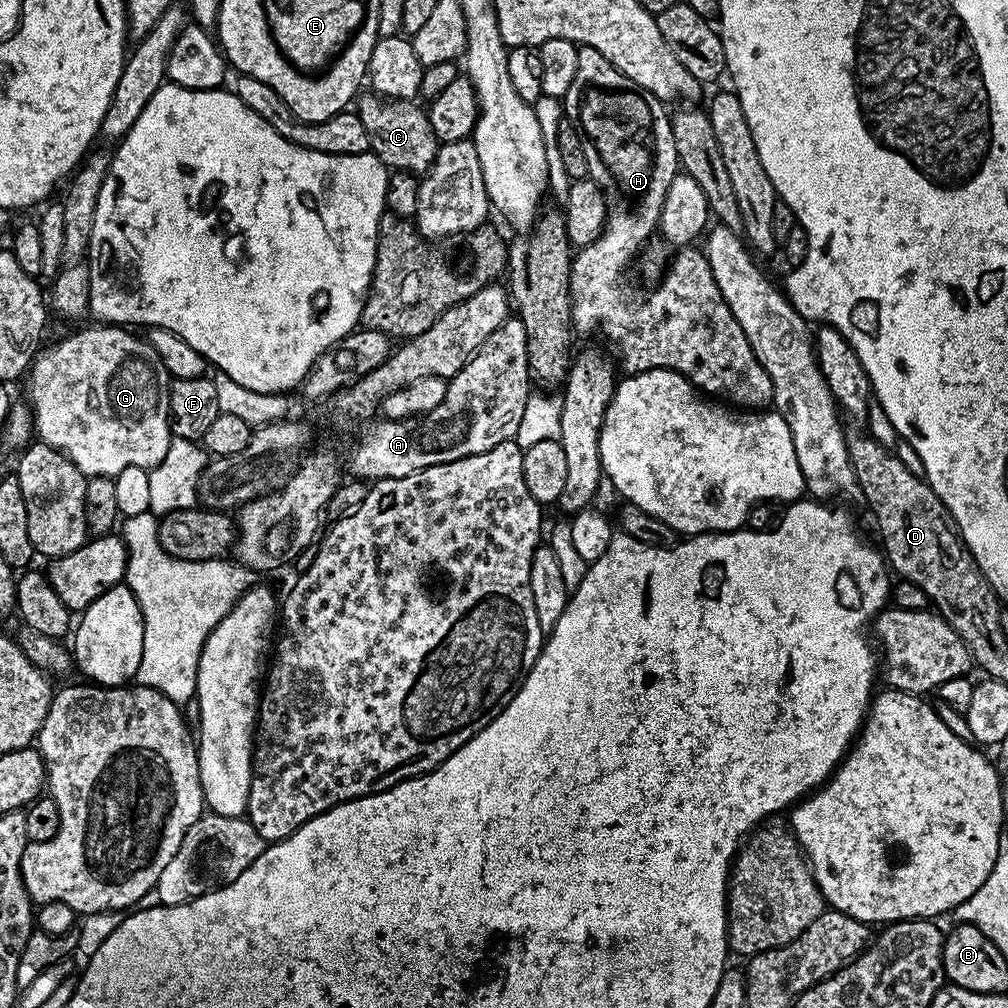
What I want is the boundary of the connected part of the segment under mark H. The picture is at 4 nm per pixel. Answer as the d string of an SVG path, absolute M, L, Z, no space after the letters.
M578 47L578 71L574 74L570 90L566 90L562 97L562 112L580 131L588 174L602 190L608 217L598 239L579 249L572 257L568 279L568 292L572 295L572 326L579 335L580 332L584 336L601 332L620 355L619 367L624 367L625 373L665 368L682 374L709 397L719 398L744 410L760 410L772 404L770 374L762 370L754 350L750 350L750 342L746 342L746 334L742 332L742 326L738 326L738 318L730 314L730 306L726 306L726 298L722 298L722 290L718 290L718 282L714 282L710 262L699 247L681 247L677 251L680 253L671 257L662 279L657 283L661 284L653 292L639 292L624 277L624 271L631 264L633 267L642 249L653 239L652 232L654 236L666 202L666 190L670 190L670 182L678 171L672 118L669 109L664 108L667 108L665 101L626 78L626 74L602 58L598 50Z

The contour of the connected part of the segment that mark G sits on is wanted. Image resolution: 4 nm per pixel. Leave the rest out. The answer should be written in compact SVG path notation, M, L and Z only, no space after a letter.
M92 326L96 328L84 328L81 332L76 332L73 336L68 336L65 340L60 340L52 349L41 351L32 362L30 377L32 376L32 400L30 399L30 411L34 421L34 432L43 443L49 444L51 448L57 448L65 456L69 456L78 466L78 470L83 472L85 477L89 476L110 476L115 478L126 466L142 466L149 470L162 458L166 458L166 450L172 441L172 427L168 422L168 390L170 387L170 377L166 366L162 366L162 358L158 358L158 352L148 344L143 335L135 336L135 331L124 326Z

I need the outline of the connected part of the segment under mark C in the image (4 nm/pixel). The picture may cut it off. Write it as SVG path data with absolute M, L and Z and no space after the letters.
M375 94L367 95L359 97L358 114L362 118L362 126L366 126L370 134L372 155L378 157L389 170L413 174L427 172L434 162L438 147L434 130L430 130L427 111L411 100L390 100Z

